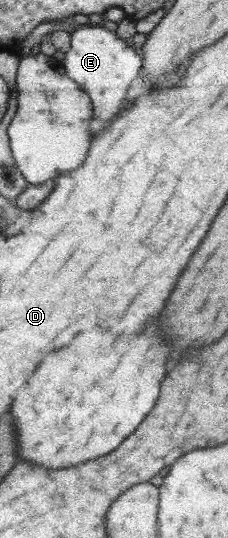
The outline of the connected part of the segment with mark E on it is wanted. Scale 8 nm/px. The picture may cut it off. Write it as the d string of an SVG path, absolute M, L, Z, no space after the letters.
M93 23L87 27L79 25L71 33L71 45L62 64L68 77L91 97L93 117L107 123L120 113L121 101L125 99L132 81L136 80L143 69L142 56L130 42L103 26L93 26Z

